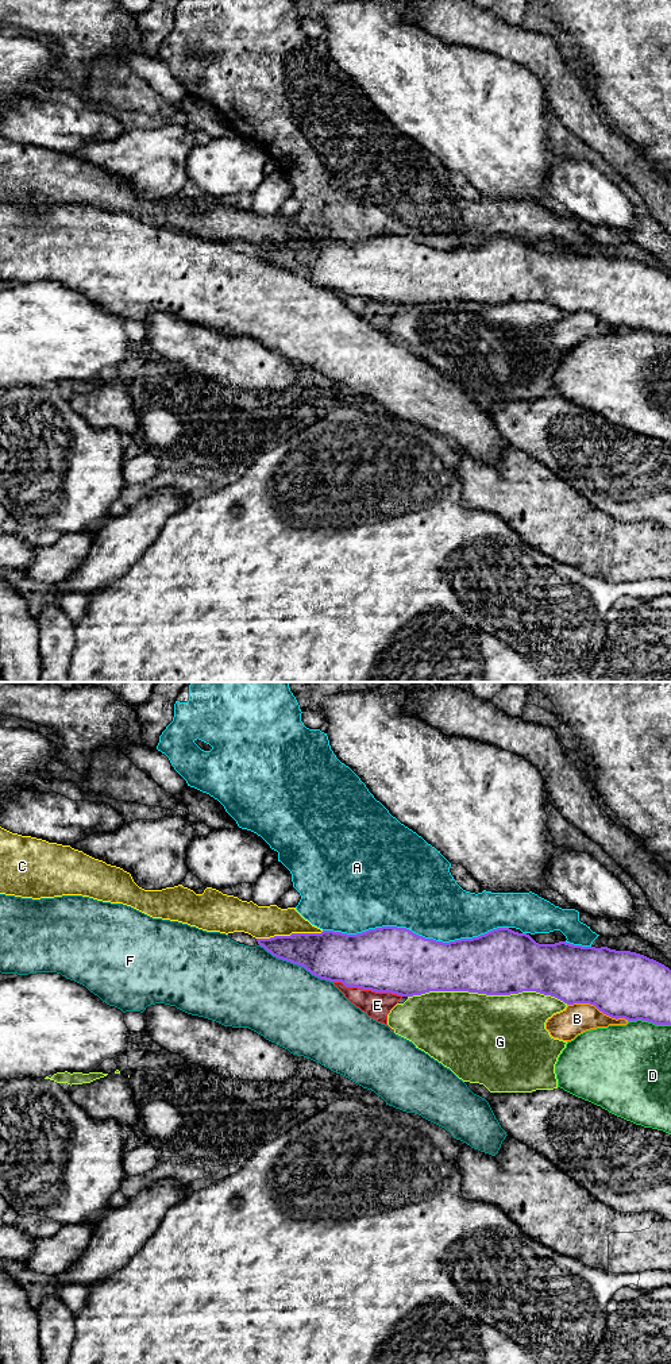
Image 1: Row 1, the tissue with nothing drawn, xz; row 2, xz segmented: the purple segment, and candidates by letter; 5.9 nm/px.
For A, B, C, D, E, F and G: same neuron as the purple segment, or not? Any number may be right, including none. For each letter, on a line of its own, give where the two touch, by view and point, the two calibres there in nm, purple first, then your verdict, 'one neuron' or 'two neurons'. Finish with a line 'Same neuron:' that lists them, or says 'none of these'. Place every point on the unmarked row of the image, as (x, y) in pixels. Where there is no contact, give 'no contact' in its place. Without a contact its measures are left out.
A: meets purple in xz at (415, 242); 400 nm thick on the purple side, 460 nm on the other; two neurons
B: meets purple in xz at (598, 318); 400 nm thick on the purple side, 180 nm on the other; two neurons
C: meets purple in xz at (290, 243); 280 nm thick on the purple side, 190 nm on the other; two neurons
D: meets purple in xz at (650, 330); 400 nm thick on the purple side, 440 nm on the other; two neurons
E: meets purple in xz at (367, 297); 400 nm thick on the purple side, 160 nm on the other; two neurons
F: meets purple in xz at (296, 272); 300 nm thick on the purple side, 480 nm on the other; two neurons
G: meets purple in xz at (488, 303); 400 nm thick on the purple side, 500 nm on the other; two neurons
Same neuron: none of these

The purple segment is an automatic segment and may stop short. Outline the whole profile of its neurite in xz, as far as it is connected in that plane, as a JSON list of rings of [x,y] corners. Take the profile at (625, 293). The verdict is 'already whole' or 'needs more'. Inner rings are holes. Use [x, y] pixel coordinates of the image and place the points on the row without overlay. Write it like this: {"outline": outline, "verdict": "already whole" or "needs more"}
{"outline": [[[397,235],[375,236],[356,243],[333,239],[292,242],[290,244],[257,247],[257,250],[273,265],[301,274],[320,288],[342,290],[346,296],[392,301],[401,305],[421,304],[429,300],[468,300],[486,304],[536,300],[555,305],[567,313],[594,313],[599,320],[616,328],[641,328],[655,334],[671,334],[671,278],[630,259],[582,255],[566,250],[539,253],[529,243],[509,236],[497,236],[478,246],[450,251],[425,247],[406,236]]], "verdict": "already whole"}

